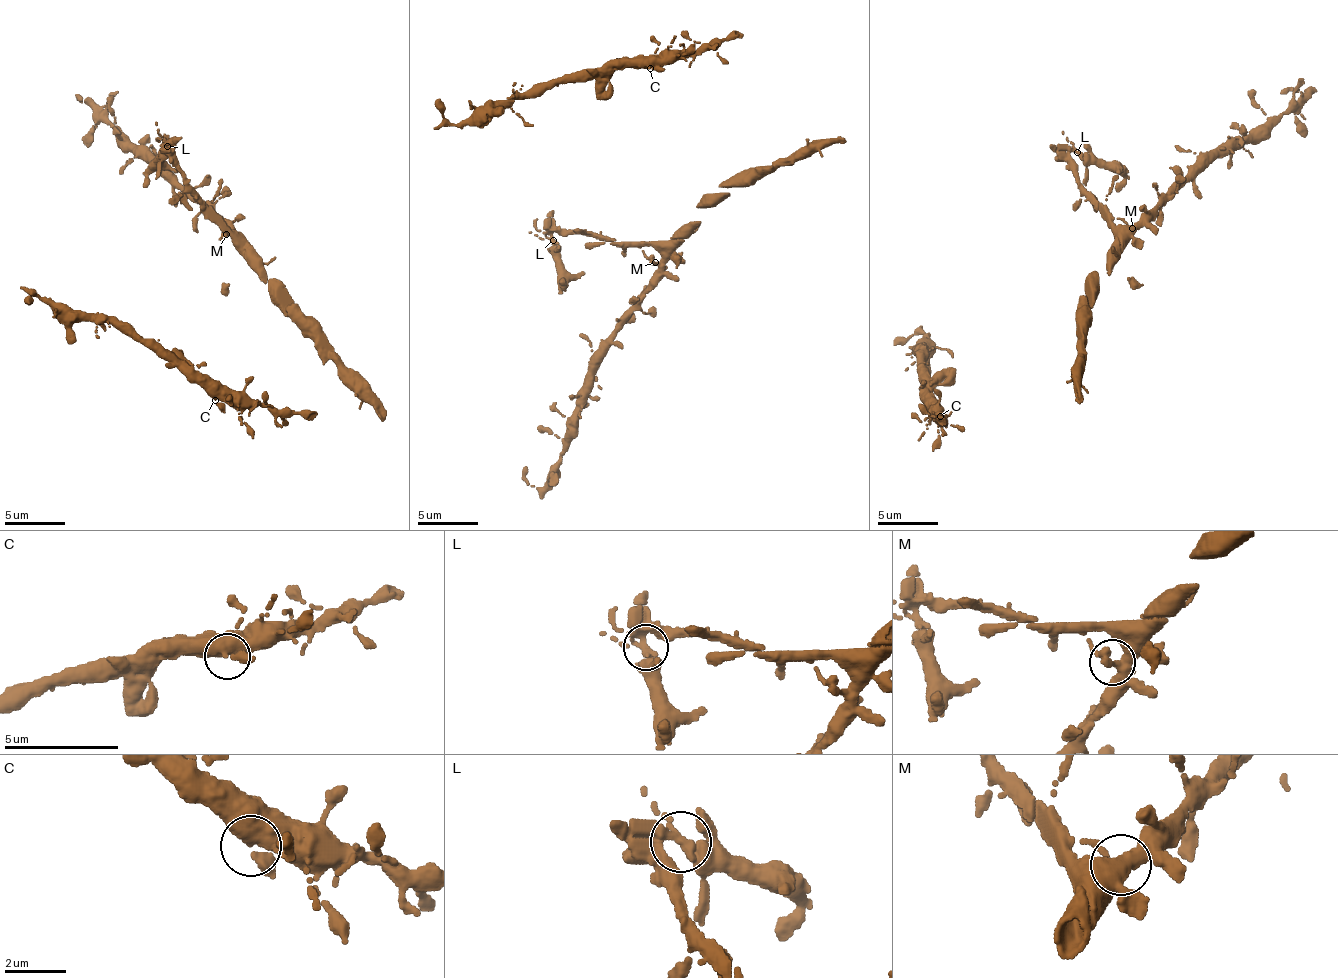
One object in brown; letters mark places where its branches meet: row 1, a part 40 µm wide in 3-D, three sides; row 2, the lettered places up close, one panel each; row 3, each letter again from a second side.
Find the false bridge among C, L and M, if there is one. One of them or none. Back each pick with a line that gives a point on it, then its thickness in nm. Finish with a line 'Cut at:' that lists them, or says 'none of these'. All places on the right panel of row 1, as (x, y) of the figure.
L: place (1077, 152); calibre 320 nm
Cut at: L

